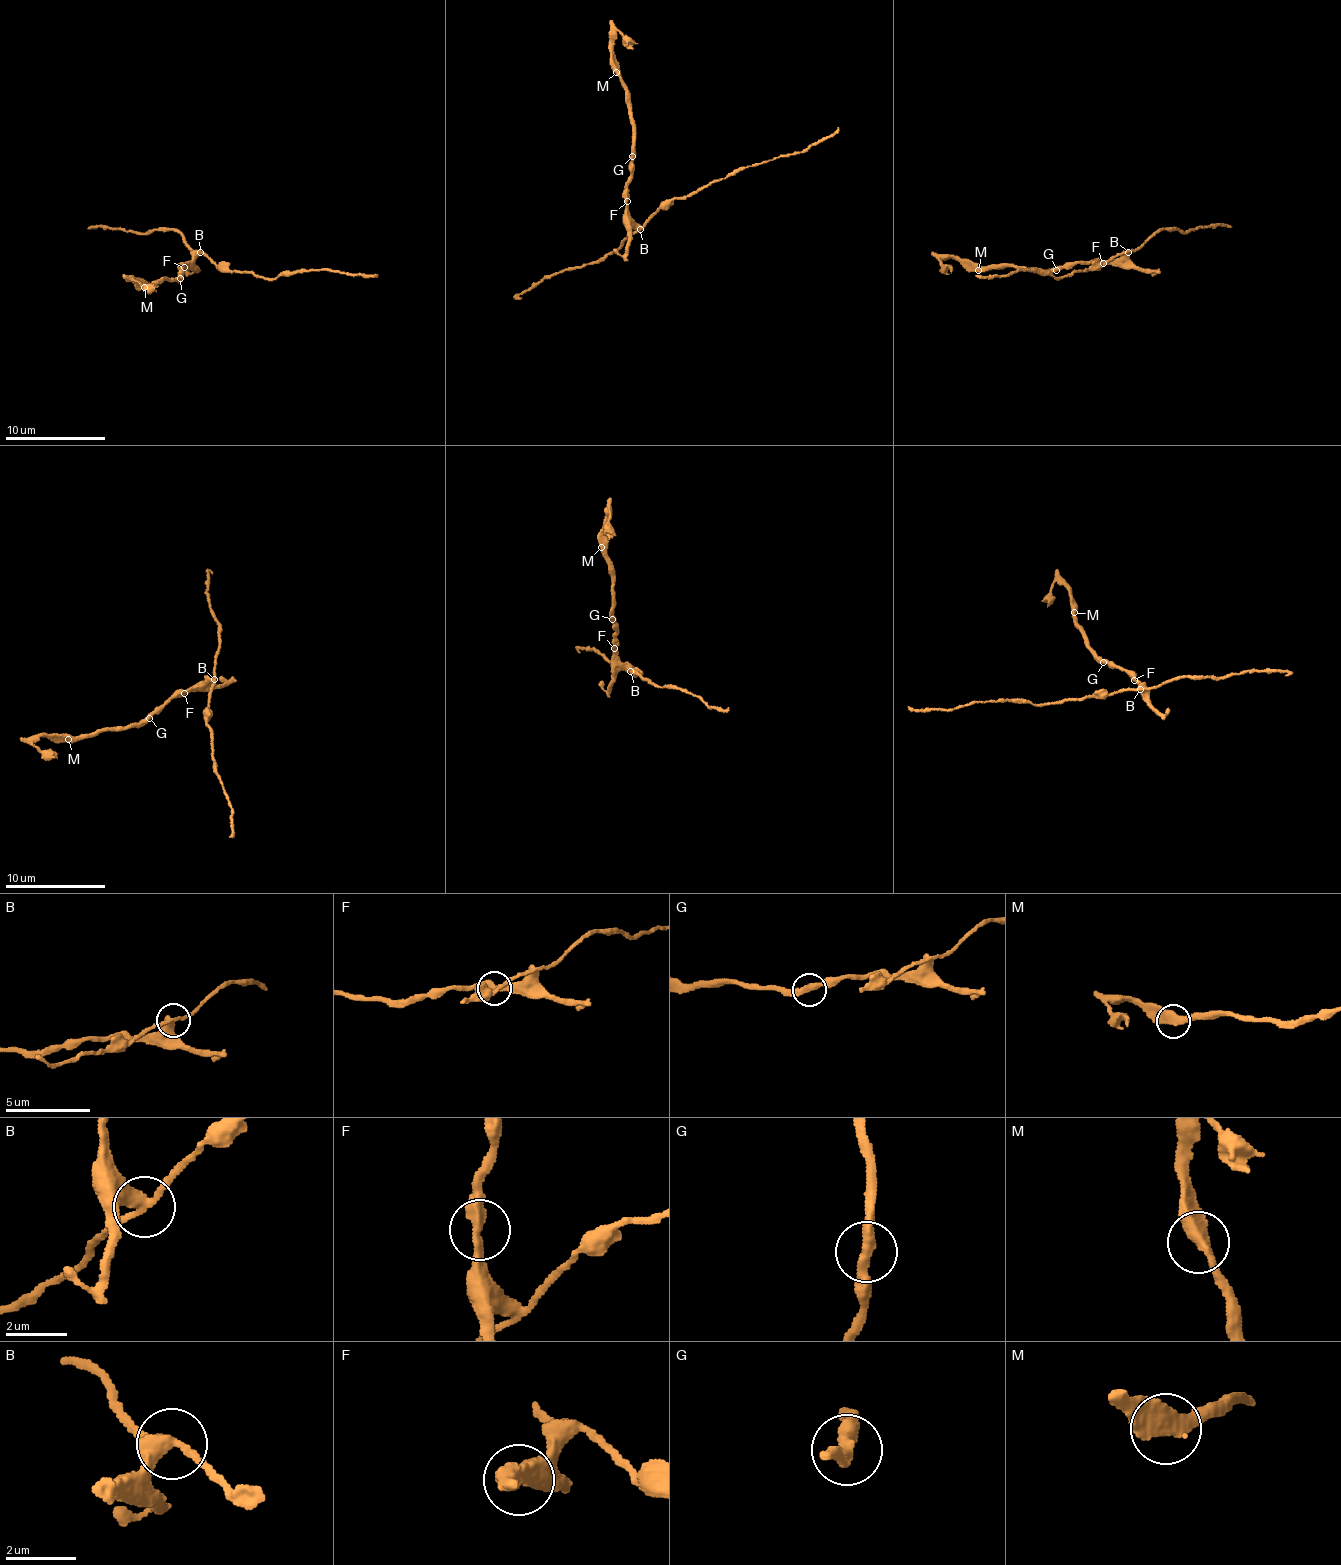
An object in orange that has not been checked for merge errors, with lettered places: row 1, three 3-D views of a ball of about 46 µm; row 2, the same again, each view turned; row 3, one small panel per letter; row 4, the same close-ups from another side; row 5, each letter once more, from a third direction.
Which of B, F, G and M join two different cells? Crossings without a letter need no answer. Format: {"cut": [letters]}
{"cut": ["B"]}

